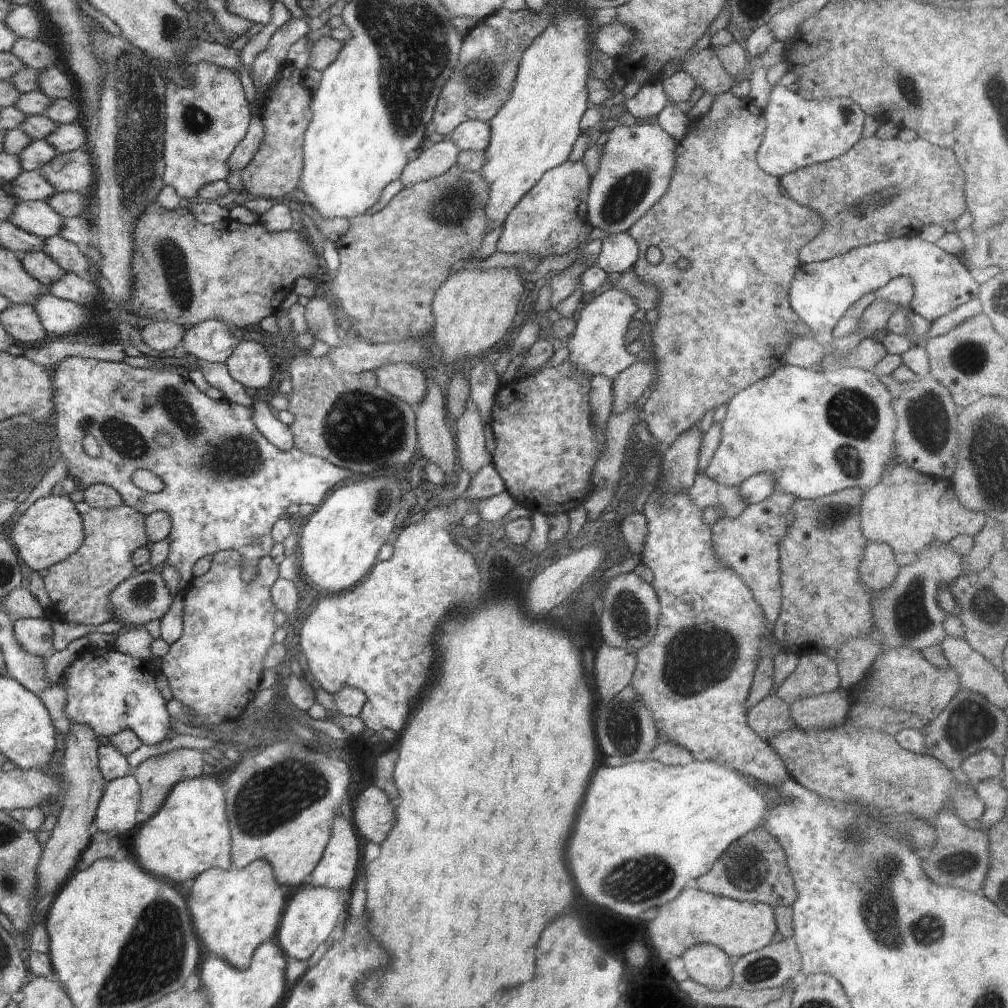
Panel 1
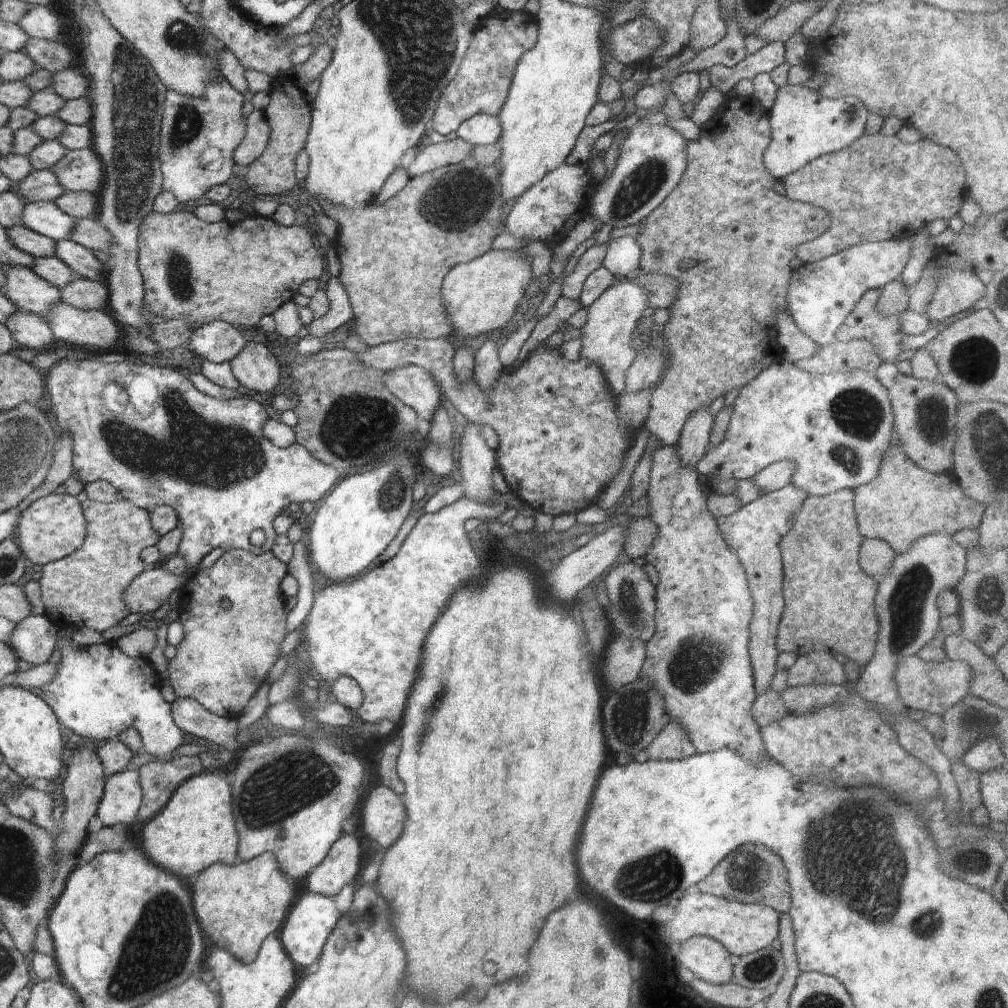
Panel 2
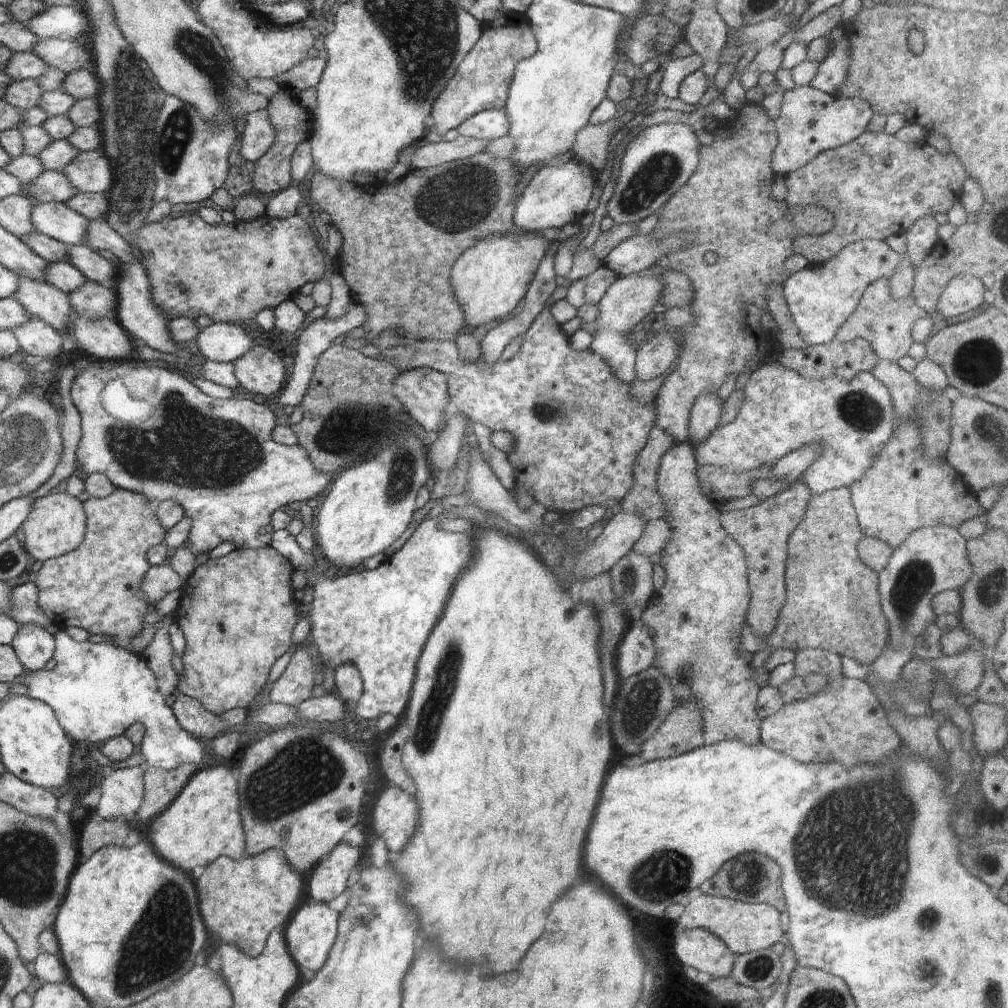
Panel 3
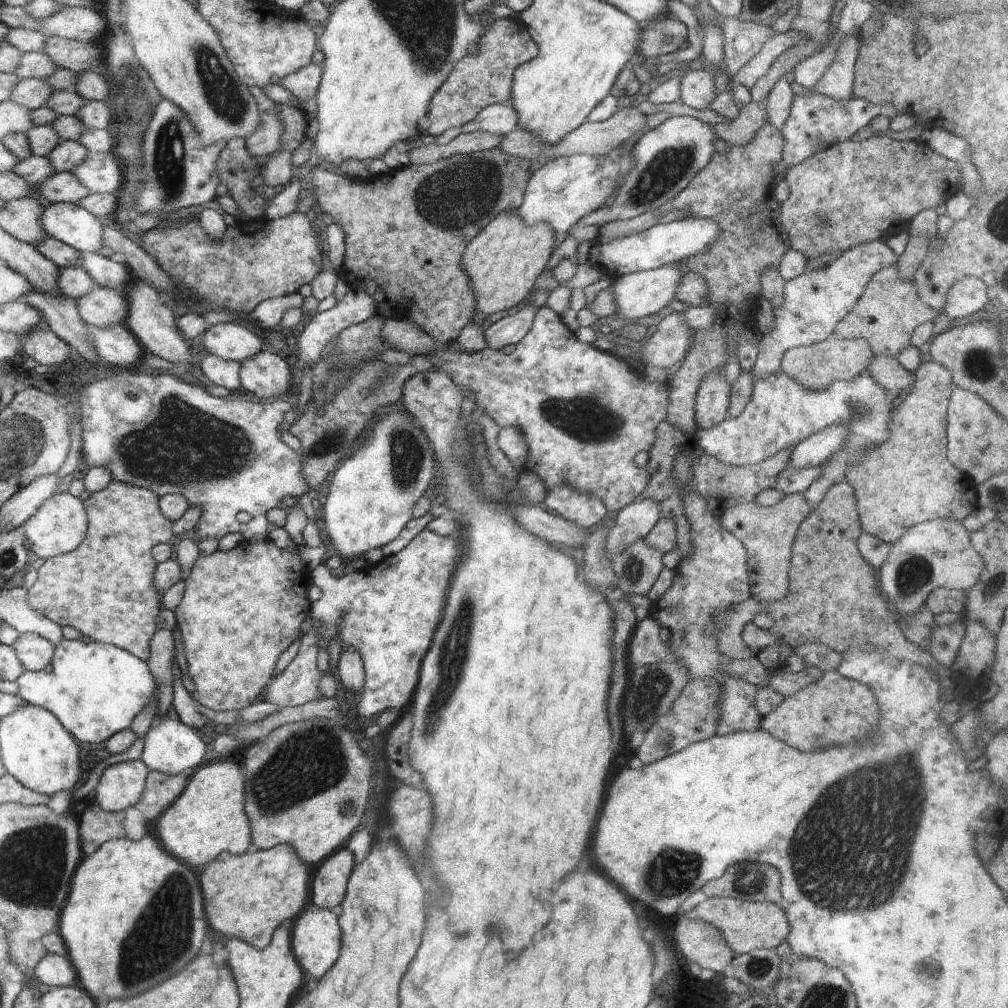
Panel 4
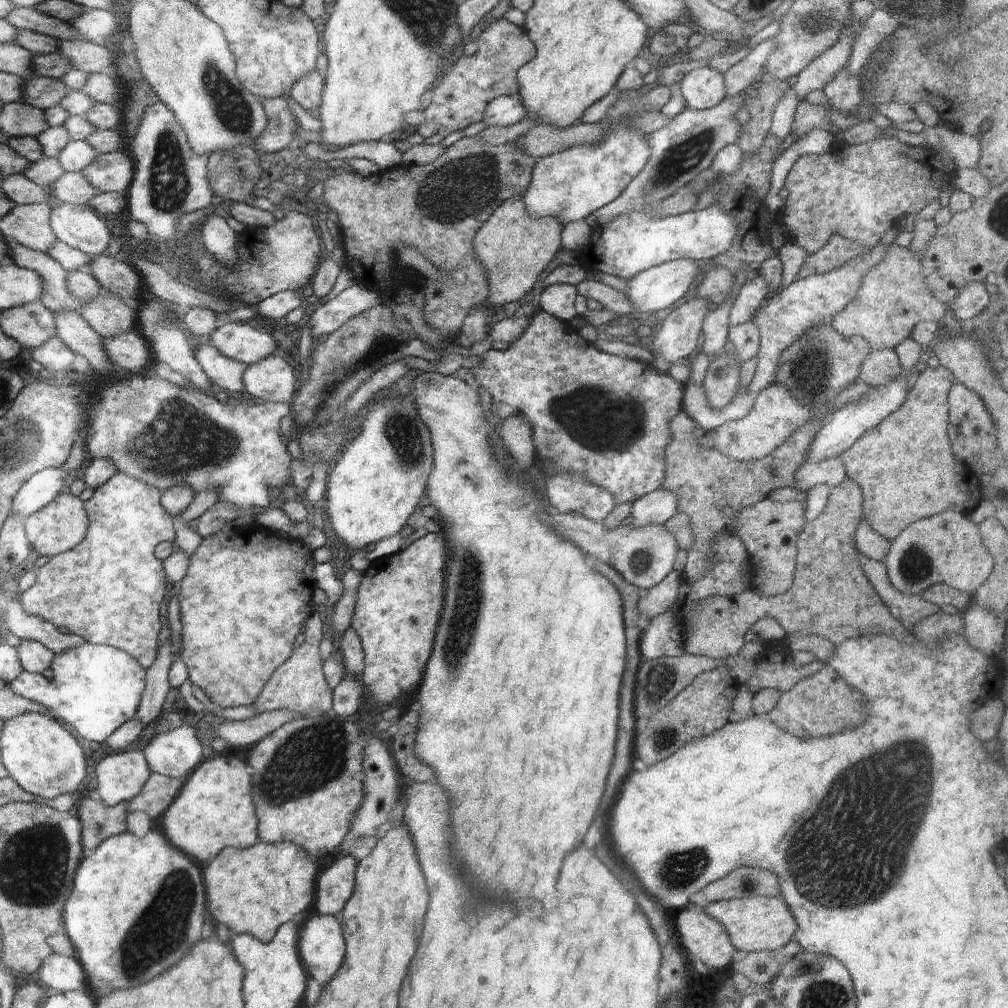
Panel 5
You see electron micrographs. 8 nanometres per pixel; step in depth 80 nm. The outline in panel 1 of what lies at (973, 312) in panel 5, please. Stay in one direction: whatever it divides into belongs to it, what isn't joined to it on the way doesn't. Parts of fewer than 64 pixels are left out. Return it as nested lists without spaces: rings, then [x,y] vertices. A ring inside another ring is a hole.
[[[918,236],[896,237],[888,242],[854,248],[825,261],[799,263],[789,288],[789,301],[792,310],[813,332],[814,340],[827,352],[834,340],[835,324],[839,323],[852,303],[898,277],[908,277],[916,293],[910,302],[910,310],[930,322],[976,297],[980,286],[956,255],[948,254],[936,243]]]

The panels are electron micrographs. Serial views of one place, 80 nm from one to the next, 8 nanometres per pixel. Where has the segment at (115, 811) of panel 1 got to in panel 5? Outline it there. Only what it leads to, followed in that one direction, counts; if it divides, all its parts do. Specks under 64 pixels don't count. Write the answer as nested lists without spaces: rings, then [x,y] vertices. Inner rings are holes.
[[[132,747],[125,752],[105,756],[97,764],[93,794],[108,806],[130,802],[140,794],[151,767],[142,751]]]

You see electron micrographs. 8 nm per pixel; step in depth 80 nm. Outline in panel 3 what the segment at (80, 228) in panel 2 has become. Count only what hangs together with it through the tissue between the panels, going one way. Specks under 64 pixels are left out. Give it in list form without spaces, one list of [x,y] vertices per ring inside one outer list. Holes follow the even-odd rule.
[[[100,217],[91,220],[86,229],[85,244],[95,251],[108,250],[116,256],[116,263],[140,261],[133,254],[131,246],[110,225]]]

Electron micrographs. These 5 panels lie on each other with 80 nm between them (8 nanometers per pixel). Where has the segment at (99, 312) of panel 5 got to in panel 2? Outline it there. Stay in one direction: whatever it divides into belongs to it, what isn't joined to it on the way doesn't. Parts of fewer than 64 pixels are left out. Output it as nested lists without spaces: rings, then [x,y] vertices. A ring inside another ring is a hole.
[[[78,275],[59,289],[62,301],[82,310],[102,311],[109,298],[108,288],[99,280]]]

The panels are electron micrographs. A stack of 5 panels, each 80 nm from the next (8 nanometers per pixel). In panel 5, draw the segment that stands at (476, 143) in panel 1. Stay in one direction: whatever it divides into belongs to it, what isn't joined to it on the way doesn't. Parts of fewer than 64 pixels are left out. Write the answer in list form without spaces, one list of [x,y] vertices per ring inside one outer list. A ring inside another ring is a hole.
[[[518,94],[499,96],[487,104],[483,121],[488,127],[507,127],[519,123],[527,115]]]

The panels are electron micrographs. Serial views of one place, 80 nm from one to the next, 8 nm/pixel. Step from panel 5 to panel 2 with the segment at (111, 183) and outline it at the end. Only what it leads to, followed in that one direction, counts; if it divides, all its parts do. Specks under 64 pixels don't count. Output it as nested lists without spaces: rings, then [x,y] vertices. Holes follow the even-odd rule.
[[[92,147],[67,150],[49,169],[65,191],[98,195],[103,186],[103,164]]]

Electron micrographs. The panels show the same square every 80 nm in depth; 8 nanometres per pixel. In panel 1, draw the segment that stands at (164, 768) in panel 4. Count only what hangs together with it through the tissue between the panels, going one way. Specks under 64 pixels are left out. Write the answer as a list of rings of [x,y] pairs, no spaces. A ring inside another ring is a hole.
[[[115,648],[84,649],[62,678],[67,692],[67,718],[71,724],[85,724],[104,738],[129,729],[141,738],[143,744],[158,744],[170,730],[170,714],[166,712],[166,699],[156,688],[154,674],[152,664],[146,659],[132,658]]]

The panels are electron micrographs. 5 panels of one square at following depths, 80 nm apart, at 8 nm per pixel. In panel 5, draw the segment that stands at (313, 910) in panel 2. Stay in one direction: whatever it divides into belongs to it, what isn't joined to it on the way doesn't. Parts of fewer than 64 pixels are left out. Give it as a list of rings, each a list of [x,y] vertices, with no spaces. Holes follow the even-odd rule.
[[[314,914],[299,931],[299,957],[309,977],[322,988],[339,971],[345,955],[341,922],[334,915]]]

